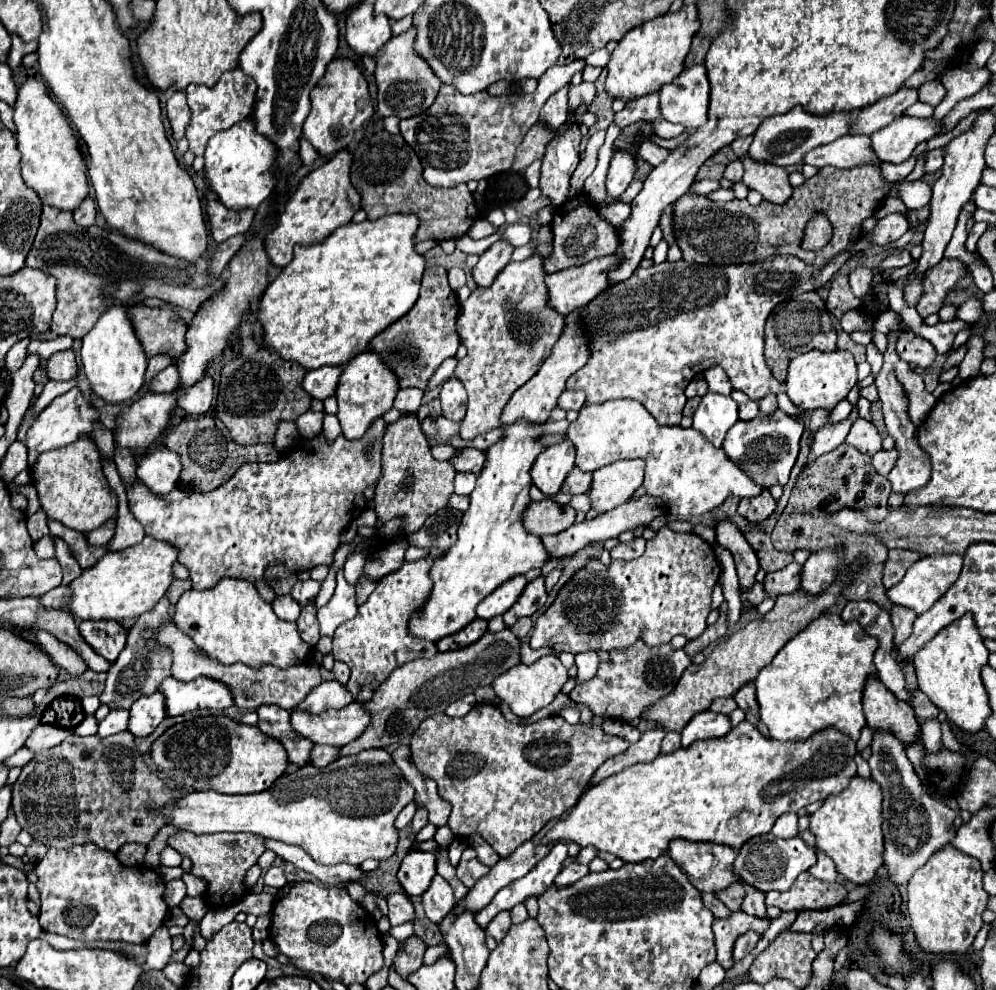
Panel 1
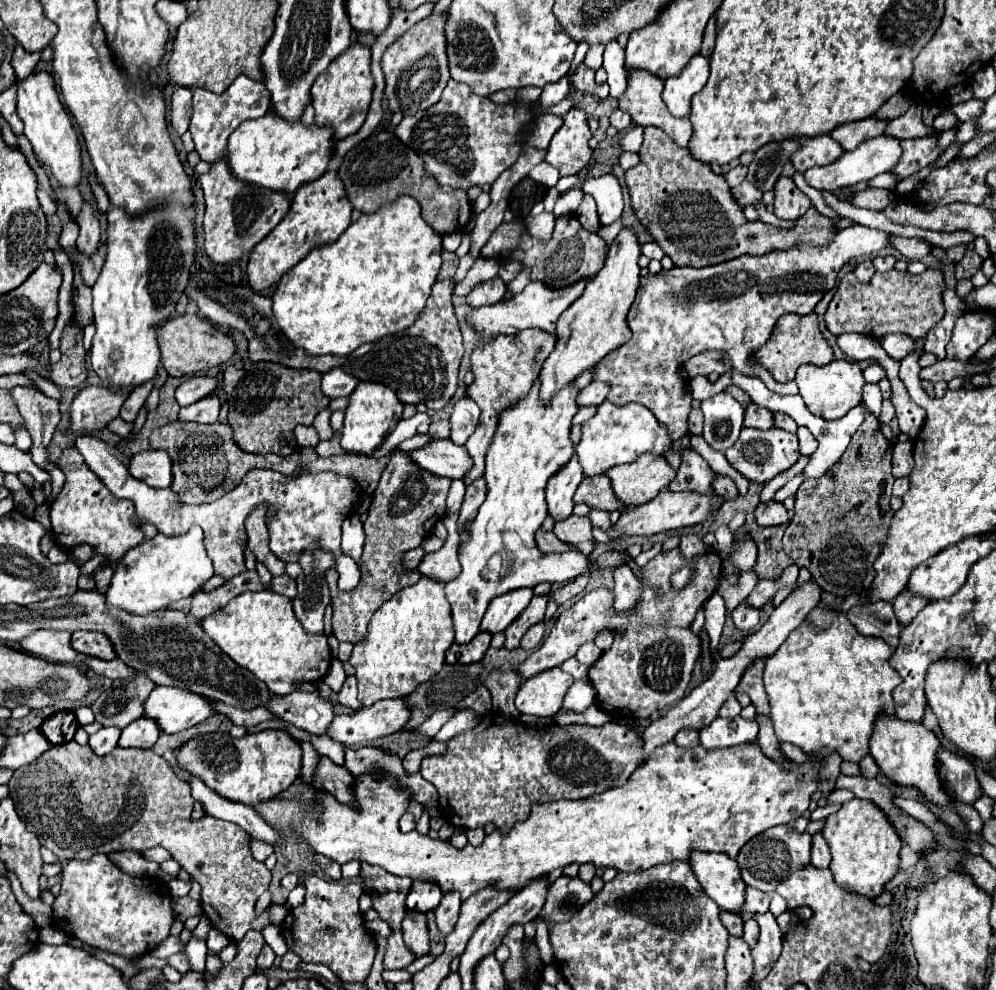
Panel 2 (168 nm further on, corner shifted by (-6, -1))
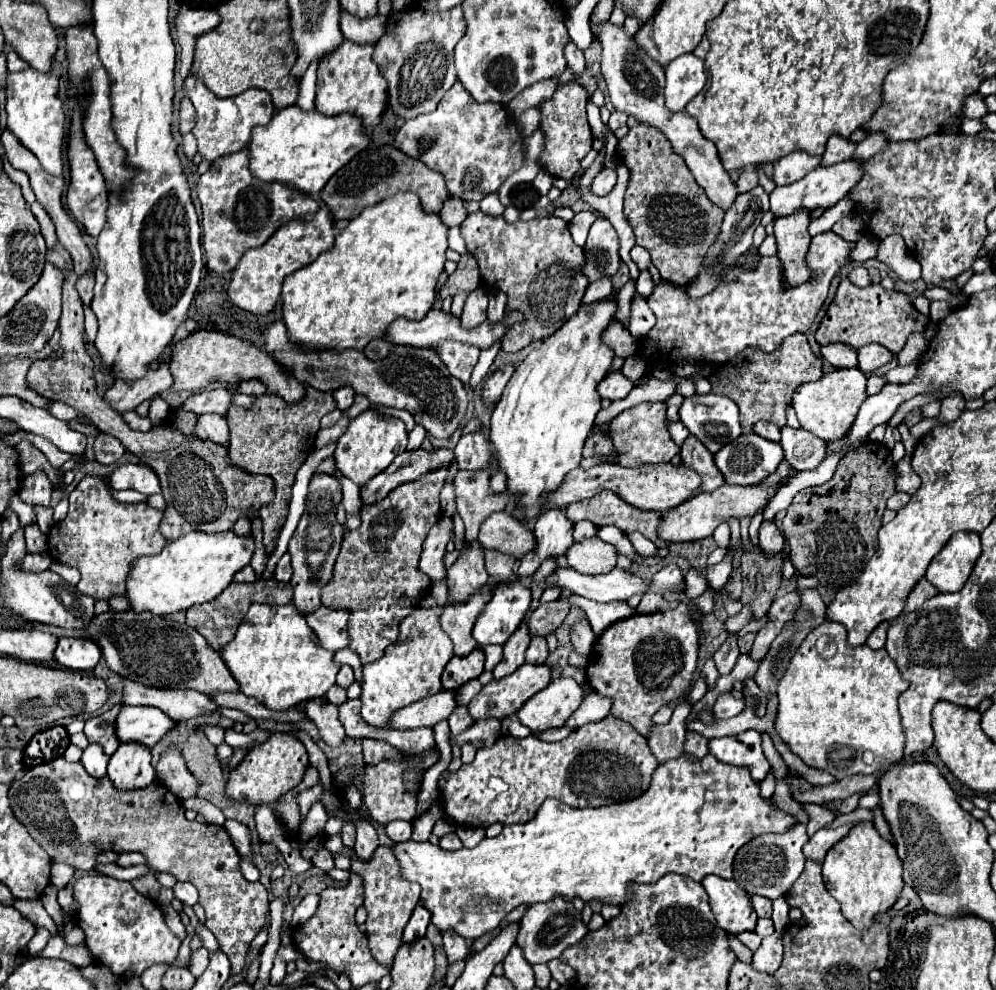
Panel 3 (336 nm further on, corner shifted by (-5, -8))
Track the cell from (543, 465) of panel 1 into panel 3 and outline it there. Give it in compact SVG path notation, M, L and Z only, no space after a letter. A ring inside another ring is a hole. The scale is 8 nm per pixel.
M551 509L541 513L535 521L533 535L535 547L519 561L519 567L515 569L515 575L521 579L531 577L545 559L561 559L567 553L567 549L575 543L573 523L569 523L563 509Z

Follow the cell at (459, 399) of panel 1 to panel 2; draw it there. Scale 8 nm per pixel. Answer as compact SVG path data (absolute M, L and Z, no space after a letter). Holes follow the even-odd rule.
M468 396L458 398L454 402L454 410L450 416L450 424L452 424L450 440L454 444L462 446L468 440L468 436L474 432L474 428L478 424L478 416L480 416L478 404L472 398L468 398Z

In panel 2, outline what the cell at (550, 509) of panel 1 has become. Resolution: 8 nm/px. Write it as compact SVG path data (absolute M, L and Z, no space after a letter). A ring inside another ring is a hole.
M568 516L564 520L558 520L554 524L554 534L564 540L564 542L572 542L578 544L582 554L592 554L594 550L594 538L592 538L592 524L588 516Z

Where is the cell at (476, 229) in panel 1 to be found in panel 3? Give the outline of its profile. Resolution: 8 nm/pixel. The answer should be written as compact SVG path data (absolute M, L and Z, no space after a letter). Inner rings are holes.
M475 211L467 215L461 227L469 251L477 257L487 291L503 291L507 295L505 311L523 313L521 323L507 327L507 333L501 339L503 351L515 353L535 341L547 339L577 313L589 281L581 277L581 261L585 259L583 249L573 243L565 221L551 215L507 223L503 217Z

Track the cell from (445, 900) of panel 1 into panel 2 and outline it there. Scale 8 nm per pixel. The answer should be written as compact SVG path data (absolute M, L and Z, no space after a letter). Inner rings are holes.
M446 892L434 910L436 914L436 924L442 934L448 934L454 928L454 922L458 920L460 912L460 894L458 892Z

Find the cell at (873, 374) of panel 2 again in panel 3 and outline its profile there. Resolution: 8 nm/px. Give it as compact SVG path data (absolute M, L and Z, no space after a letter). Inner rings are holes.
M897 365L897 367L889 369L889 371L885 373L885 377L887 377L889 383L909 383L909 381L913 379L913 373L917 373L913 365L905 365L905 367Z

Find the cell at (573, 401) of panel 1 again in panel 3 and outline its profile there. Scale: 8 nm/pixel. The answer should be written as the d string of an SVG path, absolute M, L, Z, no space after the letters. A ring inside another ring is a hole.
M611 371L599 385L599 395L603 399L623 399L629 395L629 391L633 389L633 383L621 373L621 371Z

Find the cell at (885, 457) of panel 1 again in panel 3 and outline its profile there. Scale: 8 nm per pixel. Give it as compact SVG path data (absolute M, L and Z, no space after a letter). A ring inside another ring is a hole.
M903 457L897 463L897 485L895 485L895 489L901 493L907 493L907 495L913 495L919 485L921 485L921 479L913 473L911 459Z

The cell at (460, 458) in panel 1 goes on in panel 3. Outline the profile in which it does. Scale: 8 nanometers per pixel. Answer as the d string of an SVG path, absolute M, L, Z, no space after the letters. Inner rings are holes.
M423 449L405 451L393 459L389 469L381 471L377 477L373 477L373 481L361 487L361 501L363 505L377 503L385 499L395 487L427 475L429 471L437 471L443 465L451 465L451 461L453 453L449 449L435 449L433 453L427 453Z

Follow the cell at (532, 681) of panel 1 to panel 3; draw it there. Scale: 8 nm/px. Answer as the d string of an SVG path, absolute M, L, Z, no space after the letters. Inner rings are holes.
M559 677L543 691L535 693L519 711L517 717L531 731L547 731L563 727L573 711L581 705L583 689L575 679Z

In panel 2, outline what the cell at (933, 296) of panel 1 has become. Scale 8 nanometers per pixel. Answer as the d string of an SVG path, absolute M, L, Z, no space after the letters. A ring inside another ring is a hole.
M932 268L924 270L922 274L910 274L900 270L888 270L884 274L878 272L878 282L872 280L868 284L858 282L850 272L840 280L824 320L828 330L836 336L844 332L858 332L880 338L900 332L908 334L910 338L922 338L922 334L926 336L926 332L944 318L944 290L944 272Z

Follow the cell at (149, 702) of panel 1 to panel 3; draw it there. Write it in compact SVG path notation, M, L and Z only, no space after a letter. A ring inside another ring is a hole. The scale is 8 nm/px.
M119 745L109 759L109 779L113 787L123 791L145 789L157 781L151 765L151 753L143 745Z

